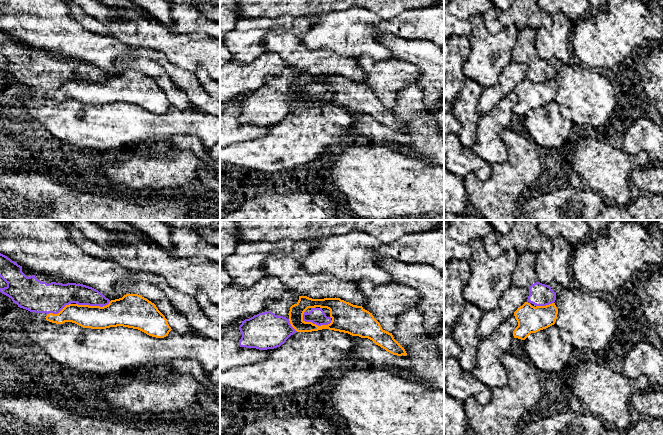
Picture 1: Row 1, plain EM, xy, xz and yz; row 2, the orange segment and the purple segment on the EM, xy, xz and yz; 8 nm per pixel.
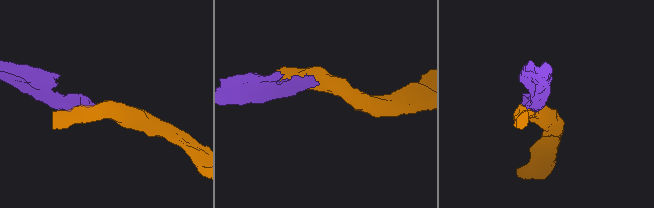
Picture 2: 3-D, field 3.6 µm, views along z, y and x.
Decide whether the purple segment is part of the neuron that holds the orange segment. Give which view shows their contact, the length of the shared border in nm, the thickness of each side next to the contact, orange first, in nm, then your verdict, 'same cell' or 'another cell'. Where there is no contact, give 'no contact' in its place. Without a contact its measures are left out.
contact in xz; length 260 nm; calibres 220 and 130 nm; another cell

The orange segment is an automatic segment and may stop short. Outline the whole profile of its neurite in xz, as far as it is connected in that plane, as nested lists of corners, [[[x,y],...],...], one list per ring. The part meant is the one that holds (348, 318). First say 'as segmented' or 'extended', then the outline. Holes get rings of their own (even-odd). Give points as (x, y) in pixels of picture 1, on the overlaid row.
as segmented; [[[299,296],[298,302],[290,307],[288,315],[291,326],[297,332],[312,332],[322,329],[344,332],[352,336],[368,338],[393,355],[407,355],[392,333],[383,330],[372,313],[362,306],[353,305],[340,298],[312,299],[307,296]],[[315,307],[330,310],[332,318],[330,324],[318,326],[303,320],[304,312],[308,308]]]

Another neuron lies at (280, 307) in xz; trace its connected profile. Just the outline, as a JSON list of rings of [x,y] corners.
[[[288,292],[281,299],[269,300],[265,309],[259,314],[242,321],[239,330],[242,337],[240,347],[259,350],[280,347],[297,331],[289,321],[290,307],[297,304],[299,296]]]

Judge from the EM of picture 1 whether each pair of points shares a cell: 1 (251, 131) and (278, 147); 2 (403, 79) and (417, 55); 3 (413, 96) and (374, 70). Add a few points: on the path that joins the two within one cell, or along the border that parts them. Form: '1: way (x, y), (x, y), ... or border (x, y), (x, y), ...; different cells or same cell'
1: border (270, 125), (264, 135), (238, 142); different cells
2: border (392, 58), (412, 63), (418, 69), (418, 79); different cells
3: border (414, 82), (398, 92), (396, 102), (391, 108); different cells

